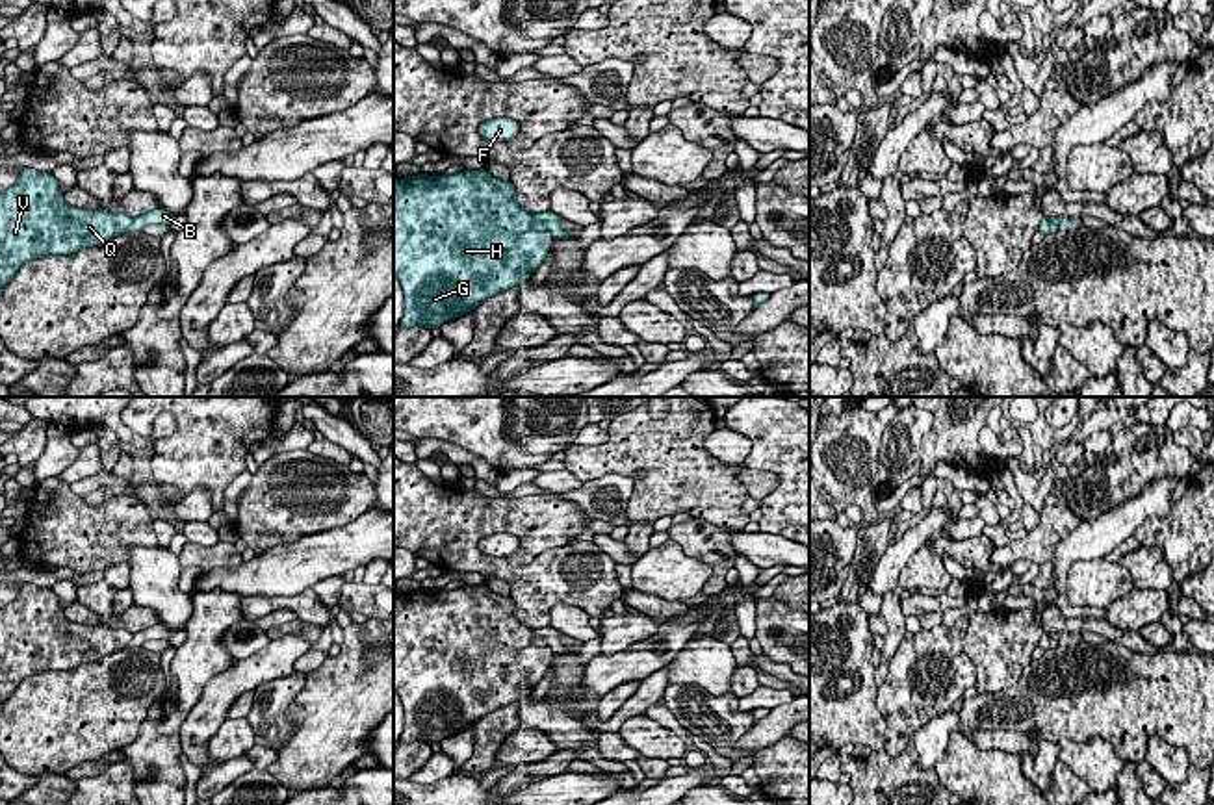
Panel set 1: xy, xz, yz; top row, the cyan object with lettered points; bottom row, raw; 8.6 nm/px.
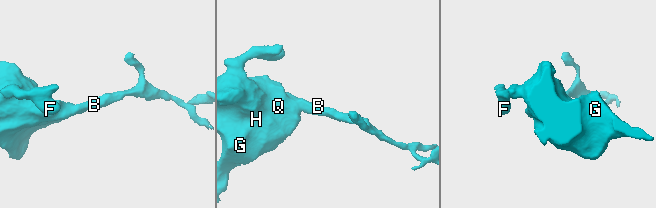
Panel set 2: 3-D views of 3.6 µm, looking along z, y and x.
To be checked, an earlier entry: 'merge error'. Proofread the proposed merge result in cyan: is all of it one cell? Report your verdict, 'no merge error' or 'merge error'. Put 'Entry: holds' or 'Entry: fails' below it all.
merge error
Entry: holds

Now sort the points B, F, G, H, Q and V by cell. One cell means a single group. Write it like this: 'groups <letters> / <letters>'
groups B / F G H Q V

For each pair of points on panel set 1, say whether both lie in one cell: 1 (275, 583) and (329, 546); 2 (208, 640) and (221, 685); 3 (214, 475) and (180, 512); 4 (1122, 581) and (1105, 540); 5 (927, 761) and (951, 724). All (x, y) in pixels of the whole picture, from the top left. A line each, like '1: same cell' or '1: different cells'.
1: same cell
2: different cells
3: different cells
4: different cells
5: same cell

